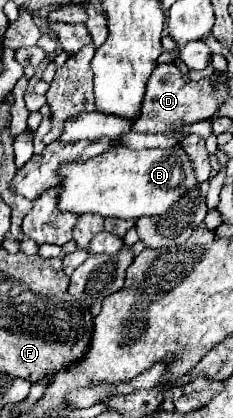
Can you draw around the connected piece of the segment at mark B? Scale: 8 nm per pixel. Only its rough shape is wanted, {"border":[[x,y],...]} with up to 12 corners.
{"border":[[180,146],[58,168],[58,210],[164,214],[198,186]]}

